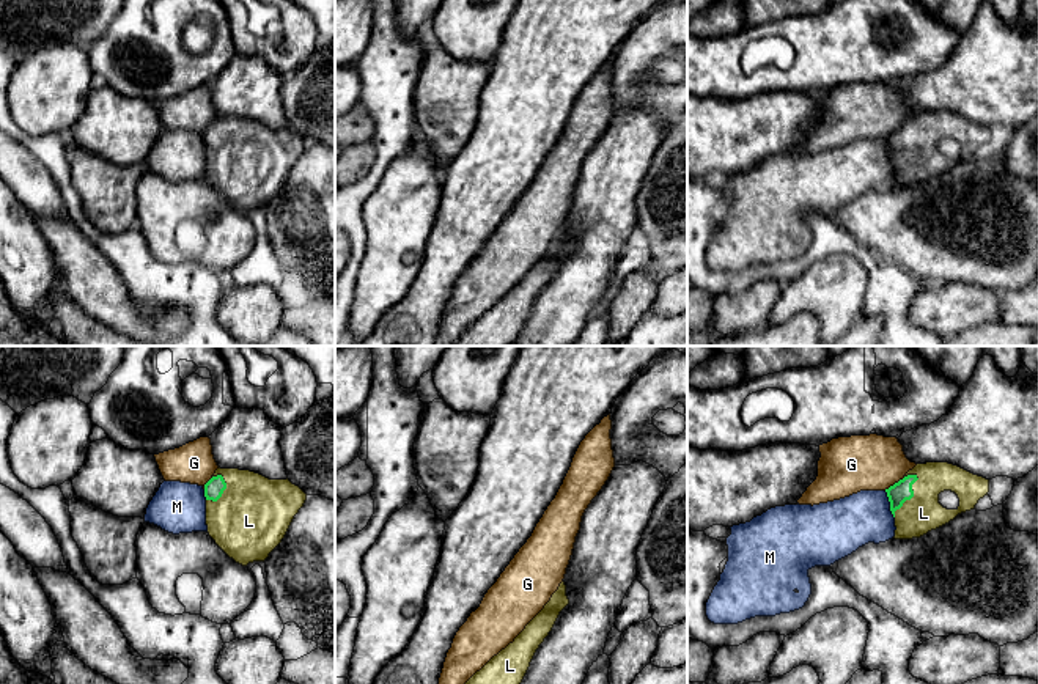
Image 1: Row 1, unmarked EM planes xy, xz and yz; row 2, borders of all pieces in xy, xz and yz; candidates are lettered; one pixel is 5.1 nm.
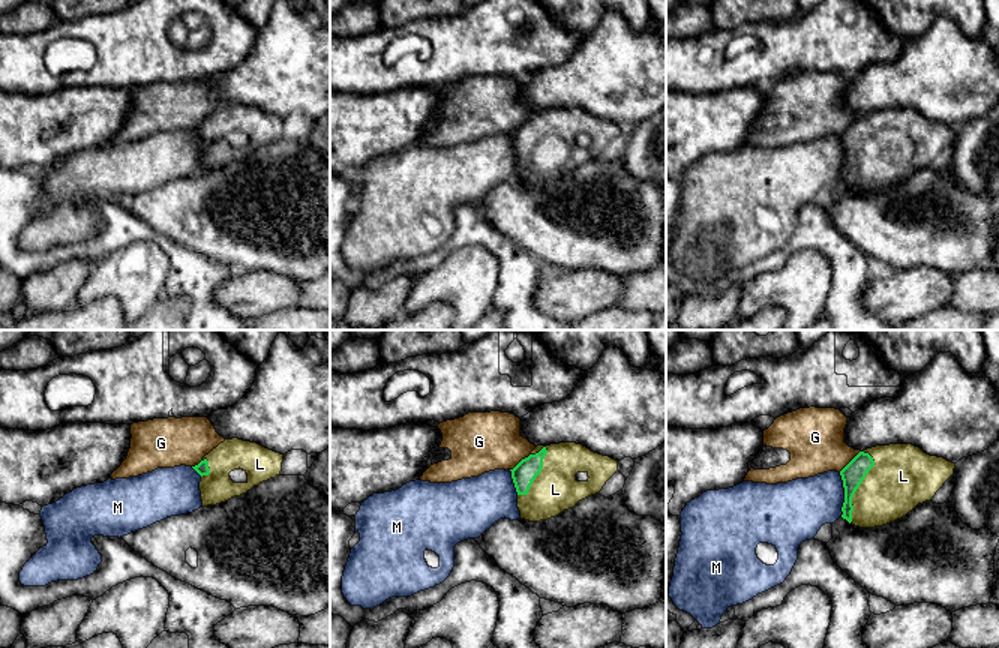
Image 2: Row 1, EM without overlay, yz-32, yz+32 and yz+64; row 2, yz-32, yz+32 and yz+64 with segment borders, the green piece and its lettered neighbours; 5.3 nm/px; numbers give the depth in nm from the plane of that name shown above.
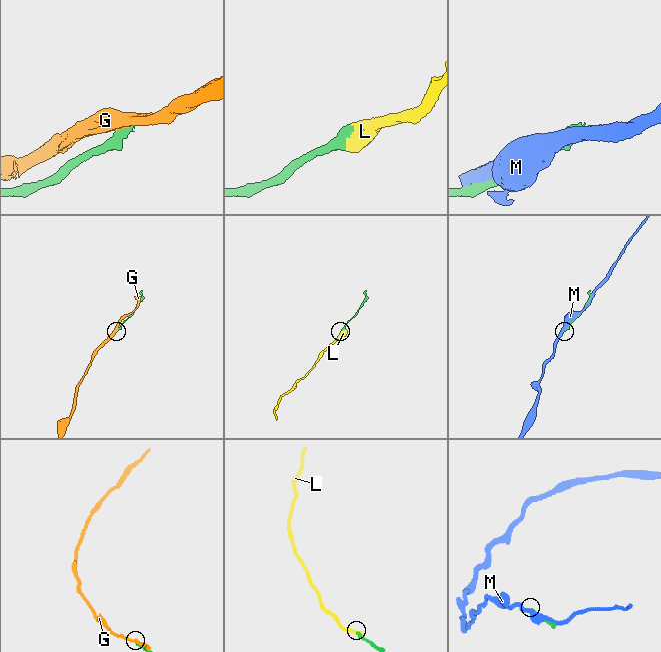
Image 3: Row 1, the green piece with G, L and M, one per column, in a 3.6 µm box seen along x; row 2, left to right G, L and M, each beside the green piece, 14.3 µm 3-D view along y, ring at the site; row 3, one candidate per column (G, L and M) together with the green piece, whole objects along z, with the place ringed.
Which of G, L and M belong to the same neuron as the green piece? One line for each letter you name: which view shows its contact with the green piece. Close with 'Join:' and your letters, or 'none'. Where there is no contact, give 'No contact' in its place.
L: Touches green in yz
Join: L

